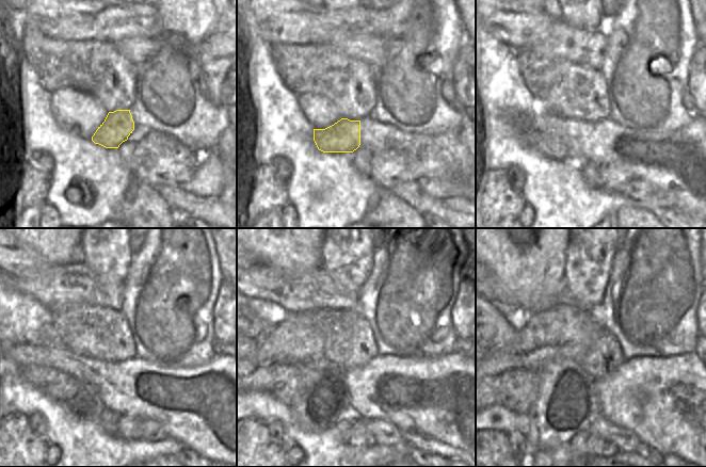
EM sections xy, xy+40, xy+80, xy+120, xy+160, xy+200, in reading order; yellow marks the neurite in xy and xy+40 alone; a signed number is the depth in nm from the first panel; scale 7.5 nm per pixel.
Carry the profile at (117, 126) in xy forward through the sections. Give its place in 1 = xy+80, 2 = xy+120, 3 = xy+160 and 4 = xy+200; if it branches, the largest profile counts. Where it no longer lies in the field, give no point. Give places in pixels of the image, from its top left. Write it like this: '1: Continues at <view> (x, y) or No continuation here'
1: Continues at xy+80 (552, 144)
2: Continues at xy+120 (50, 381)
3: Continues at xy+160 (284, 382)
4: Continues at xy+200 (516, 389).

